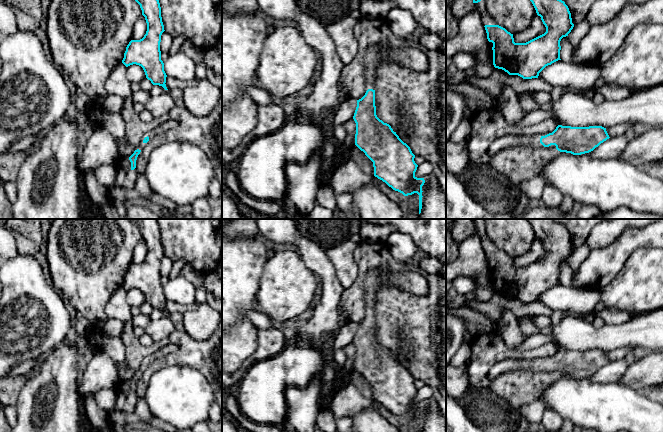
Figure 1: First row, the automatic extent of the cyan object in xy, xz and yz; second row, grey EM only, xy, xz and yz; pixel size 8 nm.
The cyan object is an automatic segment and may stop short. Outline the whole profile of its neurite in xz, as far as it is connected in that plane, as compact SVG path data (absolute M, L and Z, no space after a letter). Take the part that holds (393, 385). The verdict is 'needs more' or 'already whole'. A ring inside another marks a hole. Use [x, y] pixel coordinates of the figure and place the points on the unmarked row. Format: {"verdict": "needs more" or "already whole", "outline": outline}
{"verdict": "needs more", "outline": "M386 267L369 270L364 281L366 316L357 324L353 340L356 347L355 369L373 386L375 401L404 420L417 417L419 432L422 432L425 404L415 400L418 391L414 385L415 379L391 350L376 339L375 302L382 280L389 280L415 296L424 296L428 290L427 279L416 272L393 272Z"}

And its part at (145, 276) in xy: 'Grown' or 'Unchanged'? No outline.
Unchanged

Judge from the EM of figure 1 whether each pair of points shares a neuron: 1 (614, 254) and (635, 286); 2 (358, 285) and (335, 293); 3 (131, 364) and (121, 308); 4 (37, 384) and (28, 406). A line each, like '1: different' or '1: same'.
1: different
2: different
3: same
4: same

